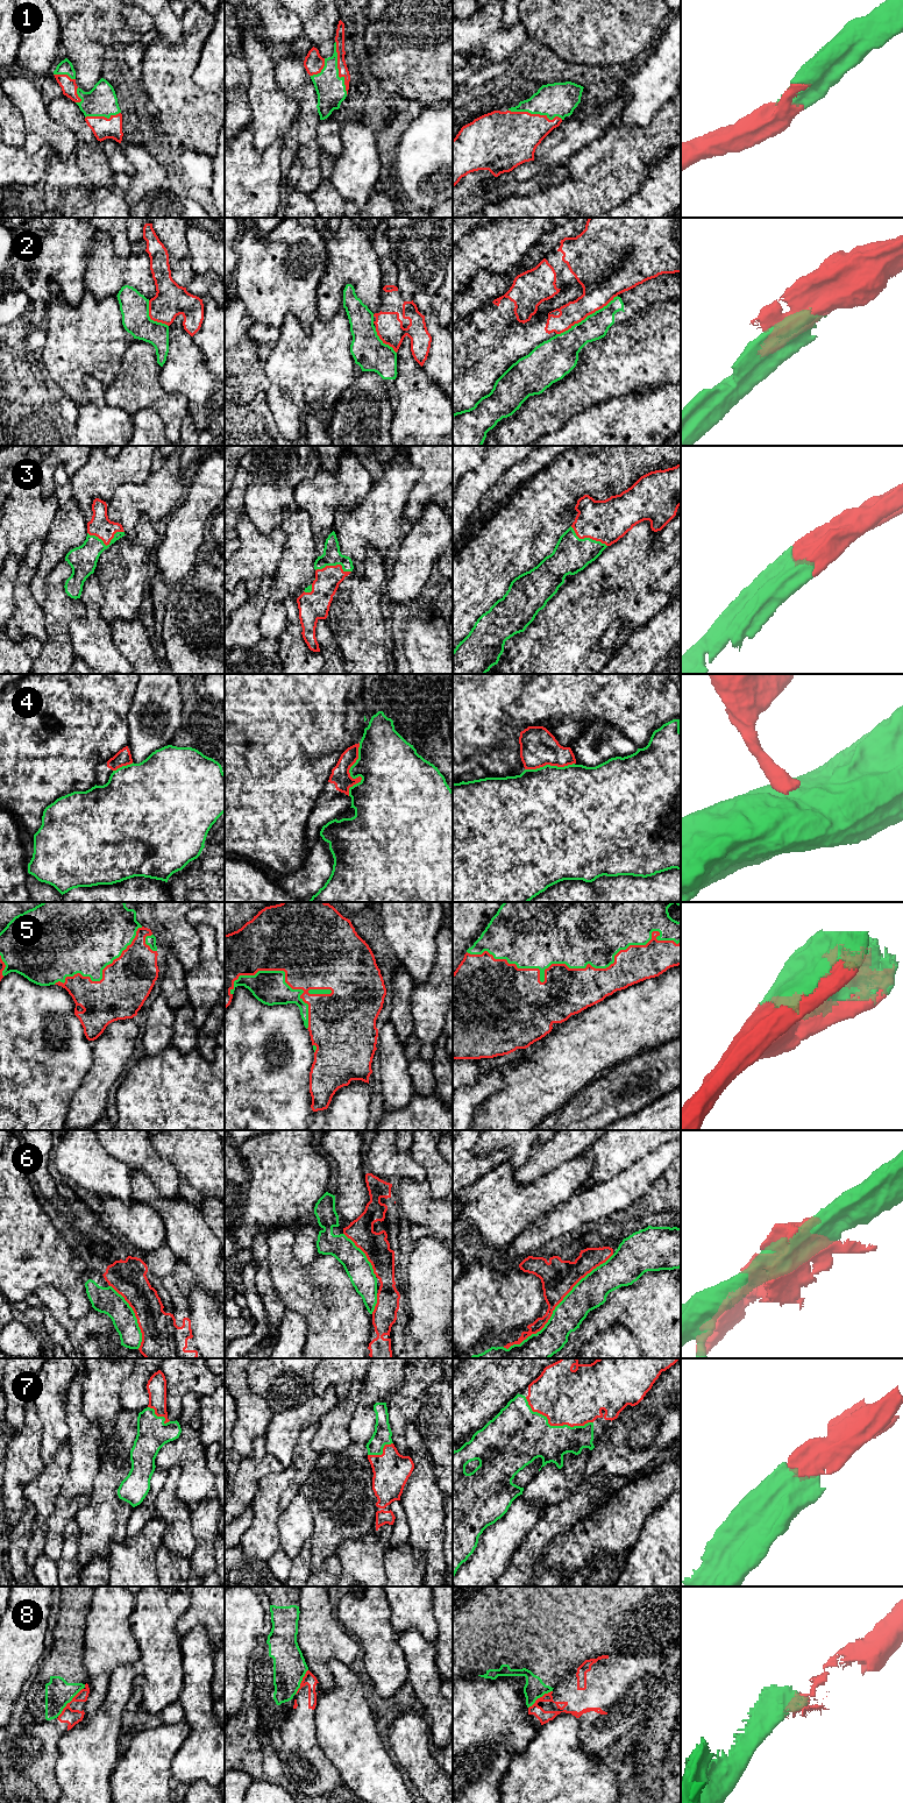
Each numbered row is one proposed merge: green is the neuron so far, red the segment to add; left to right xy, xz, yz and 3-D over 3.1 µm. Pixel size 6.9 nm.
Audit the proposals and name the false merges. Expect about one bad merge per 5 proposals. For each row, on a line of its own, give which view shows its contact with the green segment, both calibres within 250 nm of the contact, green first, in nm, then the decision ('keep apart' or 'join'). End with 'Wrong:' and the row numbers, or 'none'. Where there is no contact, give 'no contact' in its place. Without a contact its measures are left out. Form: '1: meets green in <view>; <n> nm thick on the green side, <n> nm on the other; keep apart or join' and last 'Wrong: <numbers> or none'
1: meets green in xz; 200 nm thick on the green side, 70 nm on the other; join
2: meets green in yz; 190 nm thick on the green side, 260 nm on the other; keep apart
3: meets green in xy; 190 nm thick on the green side, 150 nm on the other; join
4: meets green in xz; 380 nm thick on the green side, 140 nm on the other; keep apart
5: meets green in yz; 480 nm thick on the green side, 320 nm on the other; join
6: meets green in yz; 220 nm thick on the green side, 240 nm on the other; keep apart
7: meets green in yz; 380 nm thick on the green side, 380 nm on the other; join
8: meets green in xy; 190 nm thick on the green side, 110 nm on the other; keep apart
Wrong: 2, 4, 6, 8

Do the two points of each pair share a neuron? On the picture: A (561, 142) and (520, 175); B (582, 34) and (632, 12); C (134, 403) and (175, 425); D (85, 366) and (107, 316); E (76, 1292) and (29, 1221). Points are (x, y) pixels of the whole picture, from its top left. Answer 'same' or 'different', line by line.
A: same
B: same
C: same
D: same
E: same

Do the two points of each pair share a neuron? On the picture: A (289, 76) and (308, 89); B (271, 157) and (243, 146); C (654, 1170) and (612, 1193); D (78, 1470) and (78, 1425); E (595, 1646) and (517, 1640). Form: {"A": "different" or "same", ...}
{"A": "same", "B": "same", "C": "same", "D": "same", "E": "same"}

